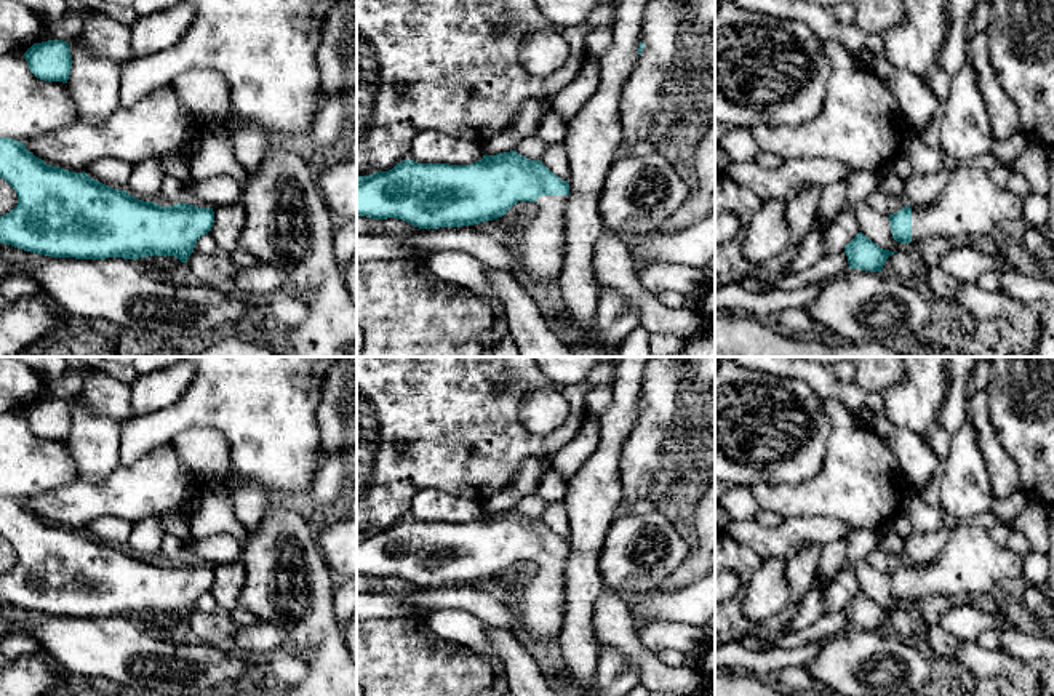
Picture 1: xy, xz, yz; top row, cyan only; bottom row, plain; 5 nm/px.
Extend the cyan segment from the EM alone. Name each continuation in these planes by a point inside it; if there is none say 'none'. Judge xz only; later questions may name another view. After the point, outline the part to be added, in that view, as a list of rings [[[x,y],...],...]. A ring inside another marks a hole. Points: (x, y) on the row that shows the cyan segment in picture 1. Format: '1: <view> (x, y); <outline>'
1: xz (539, 258); [[[541,195],[536,205],[537,216],[518,232],[513,251],[525,283],[557,283],[566,251],[557,242],[566,240],[568,195]]]

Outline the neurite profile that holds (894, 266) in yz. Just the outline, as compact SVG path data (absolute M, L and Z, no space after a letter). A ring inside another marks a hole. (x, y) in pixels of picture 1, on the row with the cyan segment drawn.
M902 251L891 254L884 262L881 274L886 277L896 277L899 280L907 277L905 256L907 253L902 253Z

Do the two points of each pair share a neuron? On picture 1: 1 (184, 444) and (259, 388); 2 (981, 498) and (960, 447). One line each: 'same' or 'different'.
1: different
2: same

